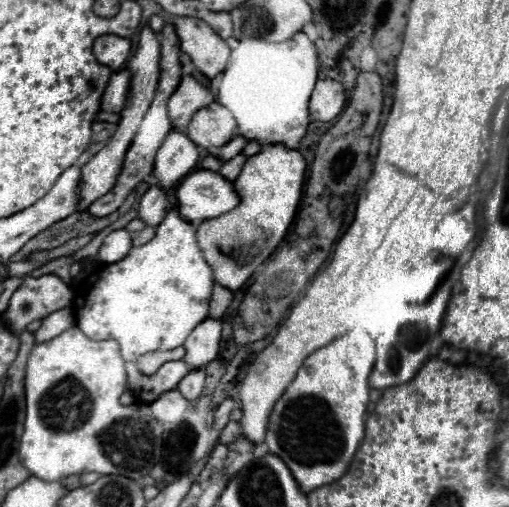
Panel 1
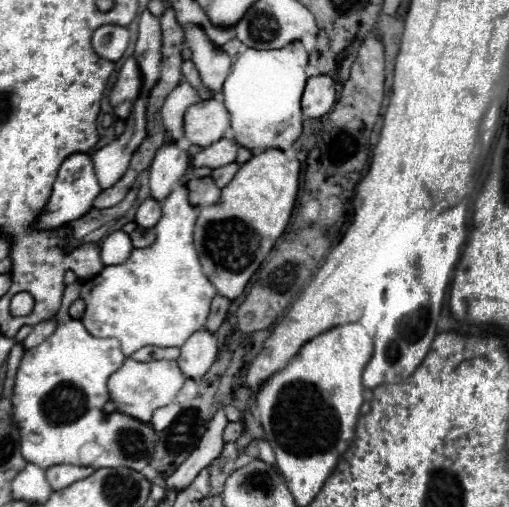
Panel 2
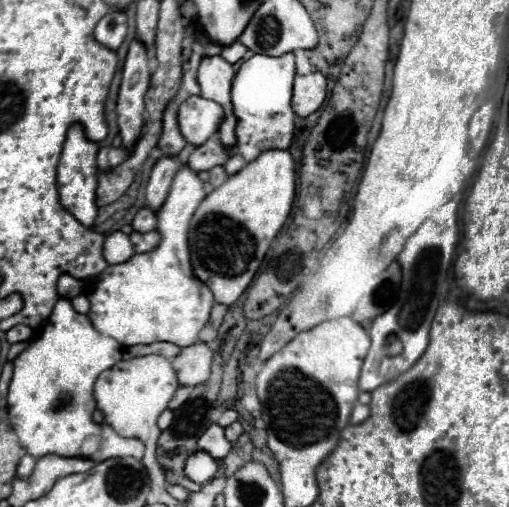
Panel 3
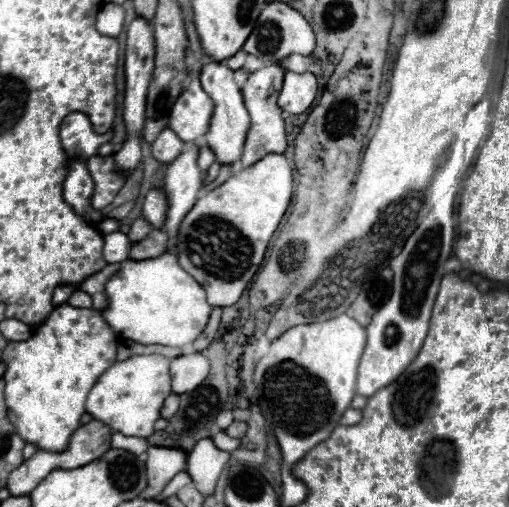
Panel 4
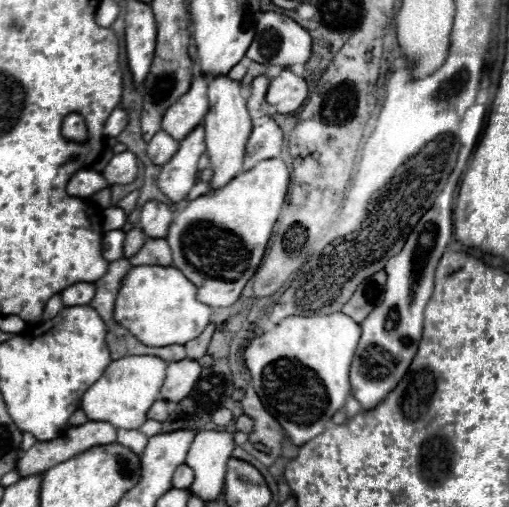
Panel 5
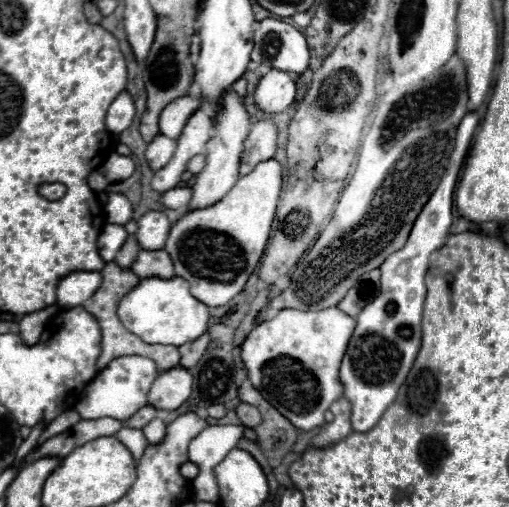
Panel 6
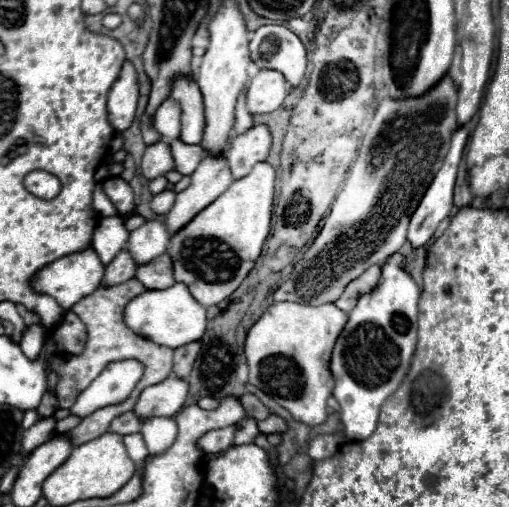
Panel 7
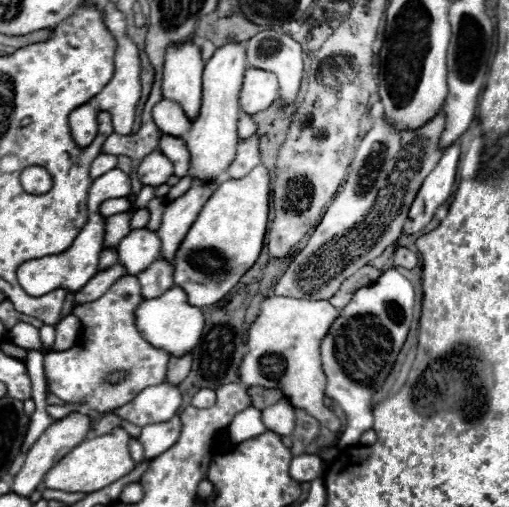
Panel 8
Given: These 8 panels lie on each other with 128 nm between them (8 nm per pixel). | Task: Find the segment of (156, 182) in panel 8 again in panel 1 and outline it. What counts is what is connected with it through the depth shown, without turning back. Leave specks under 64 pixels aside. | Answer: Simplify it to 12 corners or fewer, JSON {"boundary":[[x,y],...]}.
{"boundary":[[182,76],[168,100],[170,122],[186,130],[188,120],[214,102],[214,92],[194,76]]}

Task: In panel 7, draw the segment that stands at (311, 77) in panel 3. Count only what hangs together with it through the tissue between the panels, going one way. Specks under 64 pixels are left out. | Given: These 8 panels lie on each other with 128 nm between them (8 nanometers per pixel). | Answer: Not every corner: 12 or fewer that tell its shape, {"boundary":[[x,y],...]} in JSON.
{"boundary":[[260,70],[248,84],[252,114],[282,106],[290,86],[284,74]]}

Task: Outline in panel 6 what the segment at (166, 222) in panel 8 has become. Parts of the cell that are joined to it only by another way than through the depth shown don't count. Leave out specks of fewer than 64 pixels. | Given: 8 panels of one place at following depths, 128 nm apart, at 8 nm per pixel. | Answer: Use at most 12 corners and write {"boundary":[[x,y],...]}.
{"boundary":[[226,90],[206,166],[186,210],[216,204],[240,178],[250,132],[242,98]]}

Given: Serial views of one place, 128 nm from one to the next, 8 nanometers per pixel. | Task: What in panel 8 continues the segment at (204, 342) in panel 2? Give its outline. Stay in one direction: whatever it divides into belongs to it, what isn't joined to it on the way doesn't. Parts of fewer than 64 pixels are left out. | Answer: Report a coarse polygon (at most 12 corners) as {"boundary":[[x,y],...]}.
{"boundary":[[164,382],[114,414],[142,428],[178,414],[182,394]]}

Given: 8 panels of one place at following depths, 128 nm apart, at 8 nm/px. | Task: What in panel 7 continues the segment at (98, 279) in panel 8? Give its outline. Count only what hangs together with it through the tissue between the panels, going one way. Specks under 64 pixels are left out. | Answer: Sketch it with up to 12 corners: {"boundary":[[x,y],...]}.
{"boundary":[[124,250],[106,266],[102,284],[126,282],[136,262]]}

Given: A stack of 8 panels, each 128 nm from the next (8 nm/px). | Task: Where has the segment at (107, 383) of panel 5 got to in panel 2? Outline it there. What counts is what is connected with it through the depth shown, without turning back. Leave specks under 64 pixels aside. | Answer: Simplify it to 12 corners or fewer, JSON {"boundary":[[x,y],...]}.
{"boundary":[[128,358],[108,380],[118,412],[150,422],[186,376],[176,362]]}

